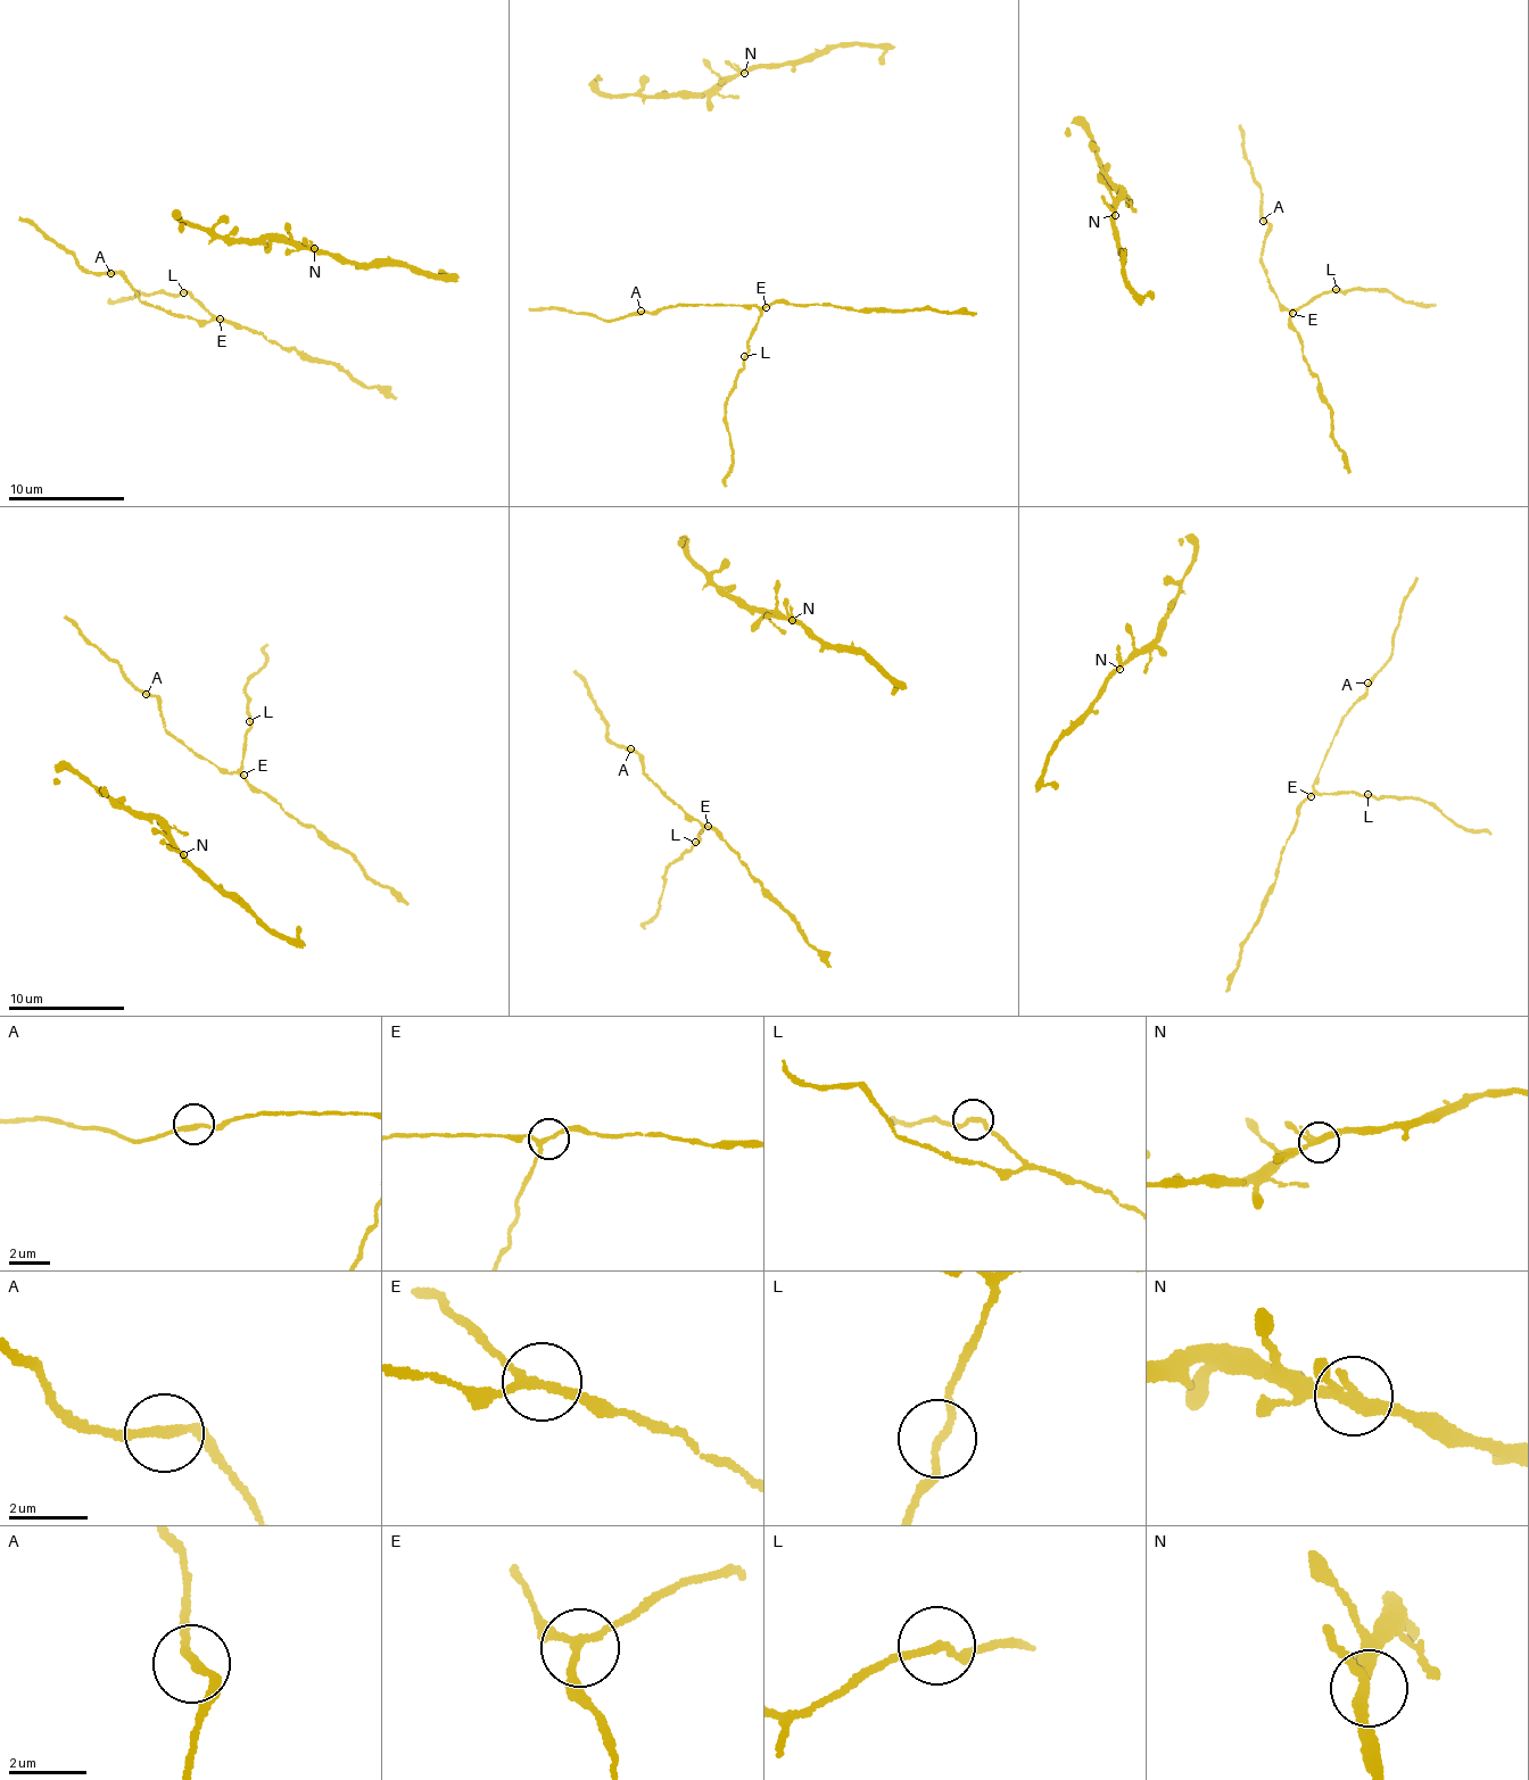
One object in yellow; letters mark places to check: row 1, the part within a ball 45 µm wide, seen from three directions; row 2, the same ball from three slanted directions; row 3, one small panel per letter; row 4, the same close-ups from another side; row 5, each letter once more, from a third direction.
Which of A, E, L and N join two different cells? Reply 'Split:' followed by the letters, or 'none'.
Split: none

